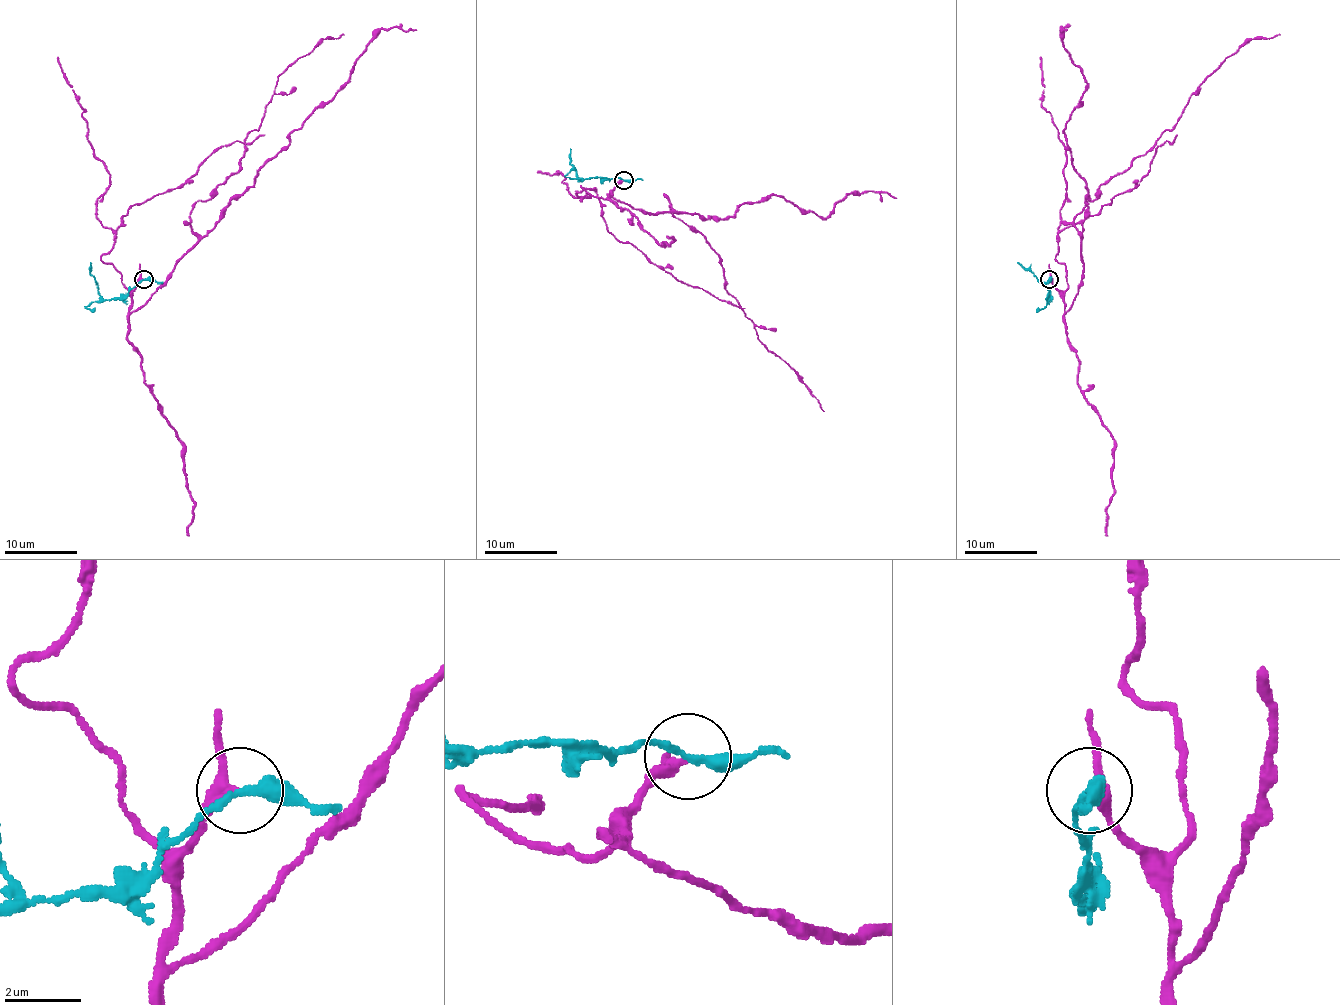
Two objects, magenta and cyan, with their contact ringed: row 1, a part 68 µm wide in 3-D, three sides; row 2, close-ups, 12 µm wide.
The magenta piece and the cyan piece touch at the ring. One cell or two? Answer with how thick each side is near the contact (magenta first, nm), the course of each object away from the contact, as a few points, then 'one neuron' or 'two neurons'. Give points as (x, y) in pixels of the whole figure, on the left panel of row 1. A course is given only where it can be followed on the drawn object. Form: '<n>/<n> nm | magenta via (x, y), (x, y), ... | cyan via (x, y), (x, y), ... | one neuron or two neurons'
280/240 nm | magenta via (143, 280), (134, 310), (197, 240), (192, 207), (239, 169), (278, 77), (344, 34) | cyan via (143, 280), (118, 298), (105, 299), (91, 272), (91, 261) | two neurons

